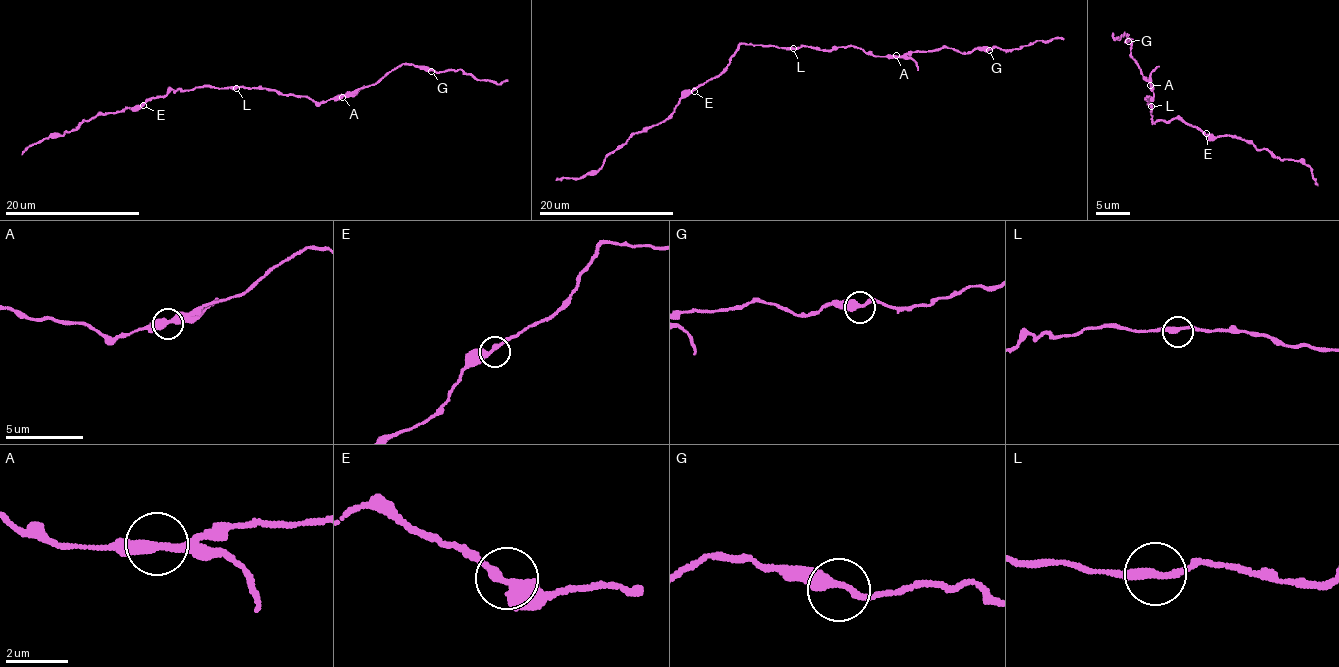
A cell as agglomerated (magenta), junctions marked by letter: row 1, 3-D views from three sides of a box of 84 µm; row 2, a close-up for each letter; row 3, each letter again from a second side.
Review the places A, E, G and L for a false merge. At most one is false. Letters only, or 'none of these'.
A

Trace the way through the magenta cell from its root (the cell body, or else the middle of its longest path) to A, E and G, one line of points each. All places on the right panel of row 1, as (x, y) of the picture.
A: (1149, 105), (1146, 101), (1149, 97), (1147, 100), (1145, 97), (1154, 96), (1150, 85)
E: (1149, 105), (1152, 122), (1180, 118), (1206, 133)
G: (1149, 105), (1149, 97), (1145, 97), (1154, 96), (1132, 56), (1131, 38), (1126, 38), (1128, 41)

